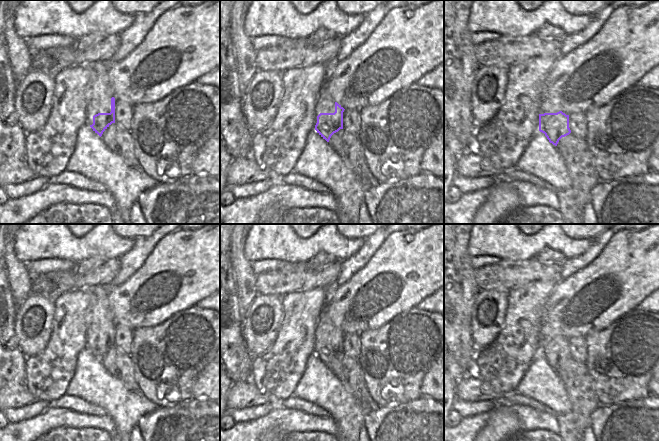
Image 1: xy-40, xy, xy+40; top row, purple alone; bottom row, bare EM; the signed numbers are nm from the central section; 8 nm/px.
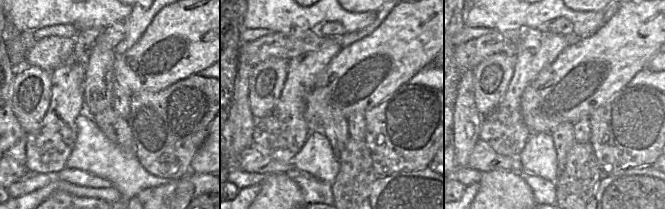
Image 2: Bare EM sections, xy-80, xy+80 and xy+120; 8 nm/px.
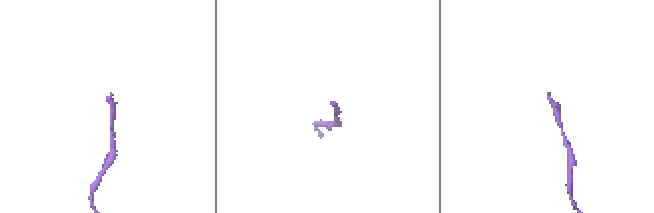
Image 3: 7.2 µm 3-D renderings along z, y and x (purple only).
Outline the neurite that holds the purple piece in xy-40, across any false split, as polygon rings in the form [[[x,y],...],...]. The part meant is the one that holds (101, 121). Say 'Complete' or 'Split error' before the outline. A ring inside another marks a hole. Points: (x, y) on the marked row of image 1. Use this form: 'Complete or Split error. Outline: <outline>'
Split error. Outline: [[[98,61],[91,68],[91,86],[87,92],[87,124],[107,147],[118,149],[117,133],[123,128],[115,123],[115,98],[109,84],[109,63]]]

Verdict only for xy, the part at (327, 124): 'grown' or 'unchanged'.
grown

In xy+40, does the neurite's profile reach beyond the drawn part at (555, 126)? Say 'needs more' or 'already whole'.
needs more

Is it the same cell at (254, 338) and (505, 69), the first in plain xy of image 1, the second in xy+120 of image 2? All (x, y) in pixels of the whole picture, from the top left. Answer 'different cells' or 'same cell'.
same cell

